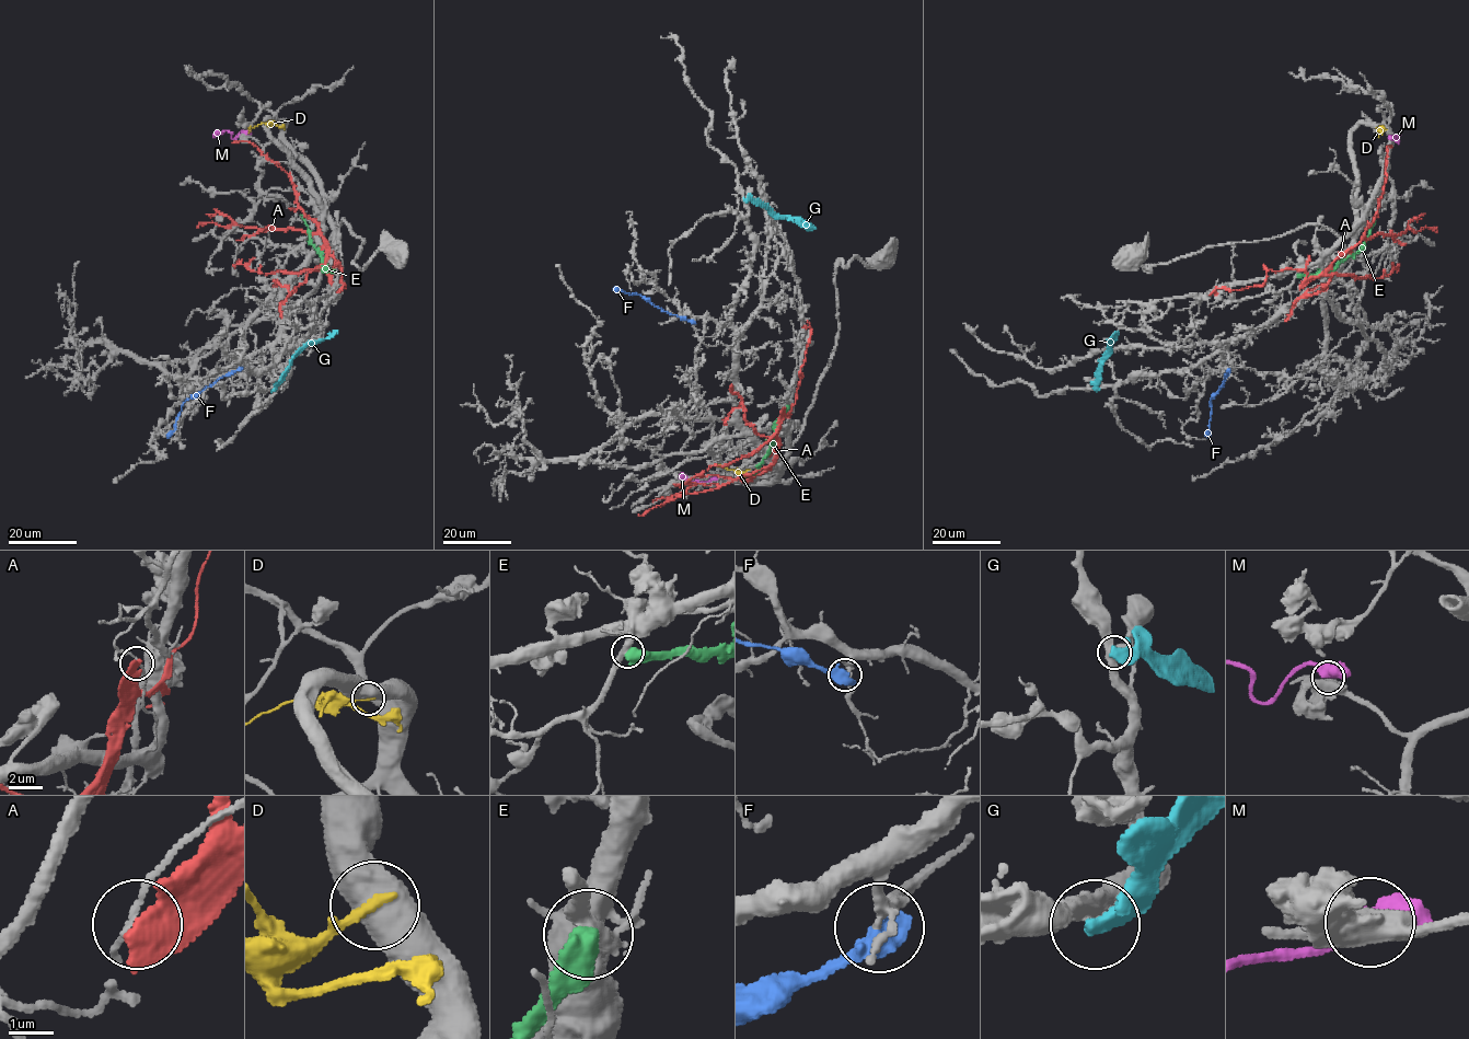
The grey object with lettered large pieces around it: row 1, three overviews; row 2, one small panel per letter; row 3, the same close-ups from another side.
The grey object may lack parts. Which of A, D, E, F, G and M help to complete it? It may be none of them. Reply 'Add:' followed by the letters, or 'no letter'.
Add: M

